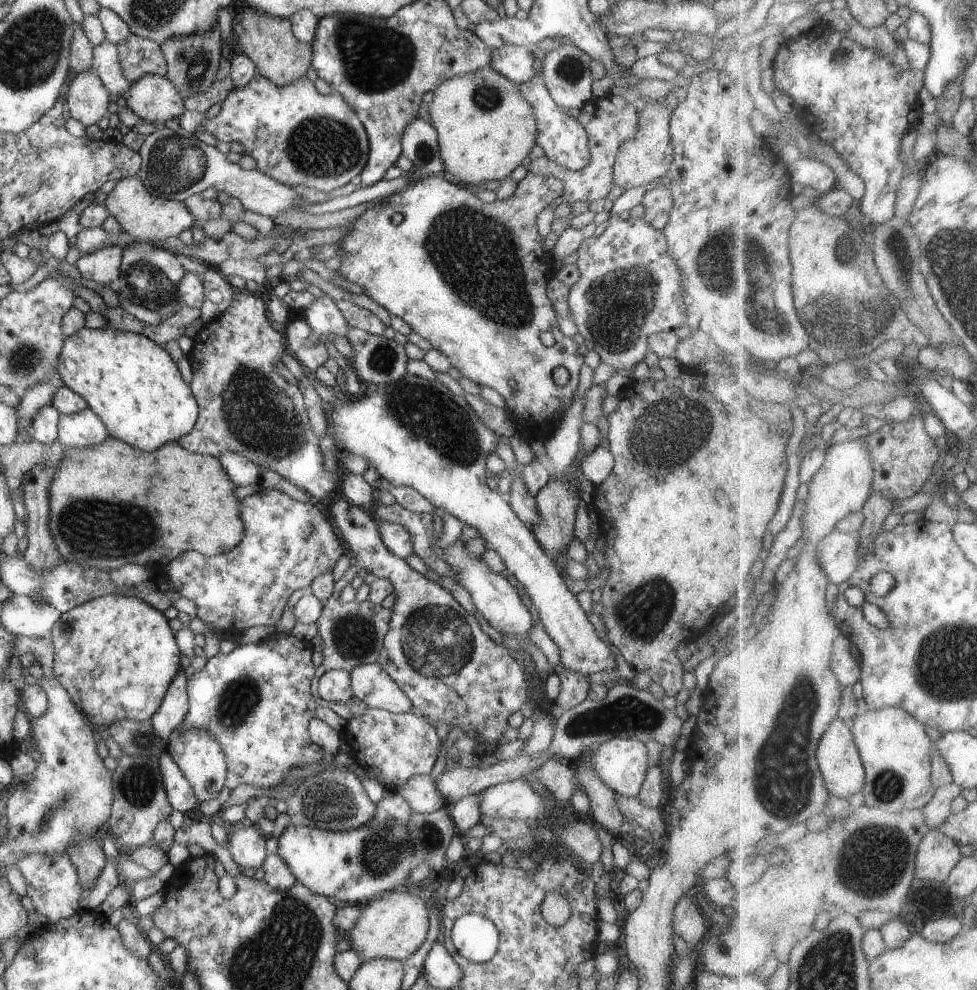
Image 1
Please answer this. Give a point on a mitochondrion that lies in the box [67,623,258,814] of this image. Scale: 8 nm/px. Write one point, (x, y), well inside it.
(137, 784)

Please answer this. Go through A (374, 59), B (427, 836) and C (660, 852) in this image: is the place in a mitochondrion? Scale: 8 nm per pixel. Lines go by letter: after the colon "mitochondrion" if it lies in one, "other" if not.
A: mitochondrion
B: mitochondrion
C: other

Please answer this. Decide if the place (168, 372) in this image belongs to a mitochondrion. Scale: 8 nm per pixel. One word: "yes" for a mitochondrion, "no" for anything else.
no

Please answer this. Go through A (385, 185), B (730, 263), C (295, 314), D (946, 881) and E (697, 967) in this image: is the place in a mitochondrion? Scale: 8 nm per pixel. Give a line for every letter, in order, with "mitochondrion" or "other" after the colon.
A: other
B: mitochondrion
C: other
D: other
E: other

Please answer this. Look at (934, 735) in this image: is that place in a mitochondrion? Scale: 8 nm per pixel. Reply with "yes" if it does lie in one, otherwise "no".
no

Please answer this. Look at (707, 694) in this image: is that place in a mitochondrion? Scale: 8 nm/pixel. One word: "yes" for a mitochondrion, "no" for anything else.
no

